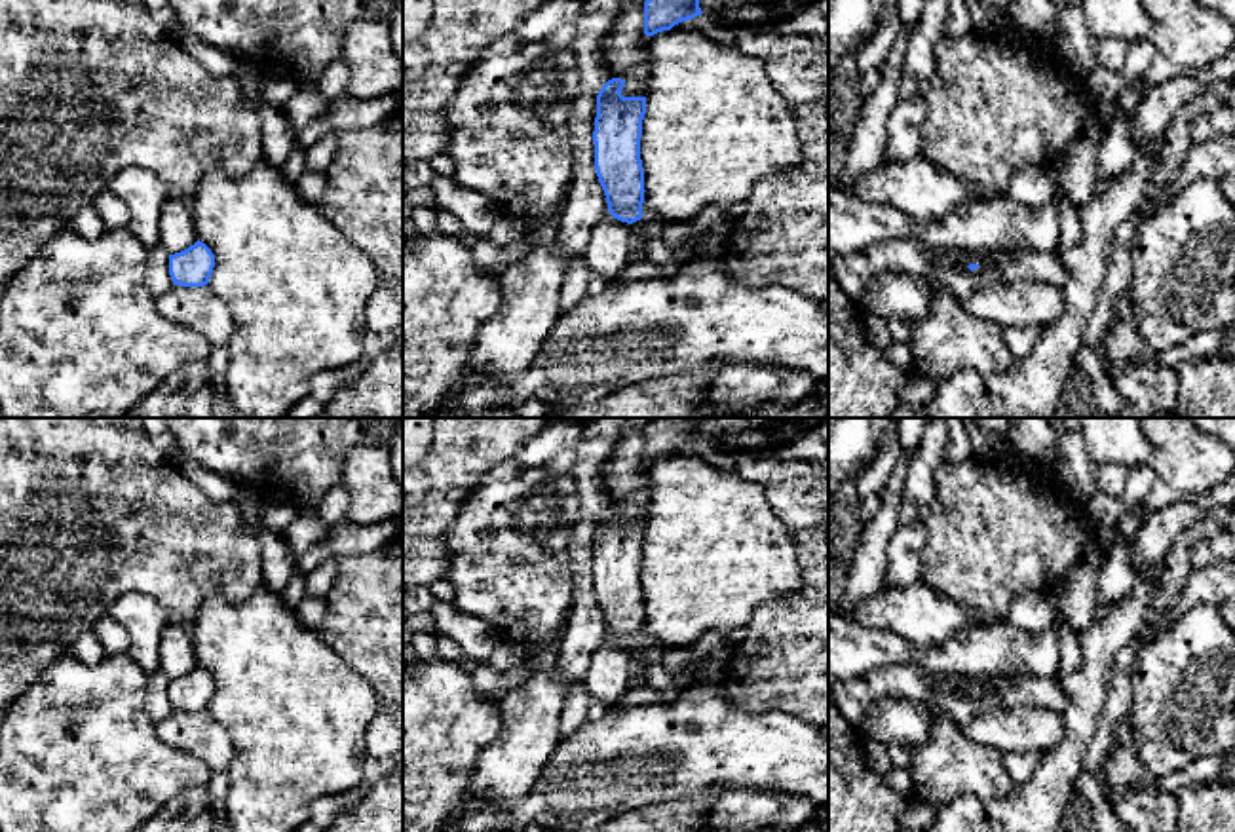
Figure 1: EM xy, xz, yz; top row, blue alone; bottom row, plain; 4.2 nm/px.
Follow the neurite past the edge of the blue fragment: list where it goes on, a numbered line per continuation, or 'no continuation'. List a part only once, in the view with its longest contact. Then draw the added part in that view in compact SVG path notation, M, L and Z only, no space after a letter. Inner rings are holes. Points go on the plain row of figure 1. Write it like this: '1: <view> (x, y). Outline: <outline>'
1: xz (641, 656). Outline: M636 646L631 650L633 655L633 671L631 671L631 678L644 688L646 686L646 672L650 669L650 665L654 663L654 653L644 646Z

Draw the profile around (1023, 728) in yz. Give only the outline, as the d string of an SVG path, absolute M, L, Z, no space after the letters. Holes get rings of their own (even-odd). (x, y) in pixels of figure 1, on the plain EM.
M1034 705L994 709L963 726L963 731L1001 756L1028 750L1047 752L1066 737L1060 712Z

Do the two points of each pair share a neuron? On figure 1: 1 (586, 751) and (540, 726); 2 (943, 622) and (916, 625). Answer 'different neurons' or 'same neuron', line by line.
1: different neurons
2: same neuron

